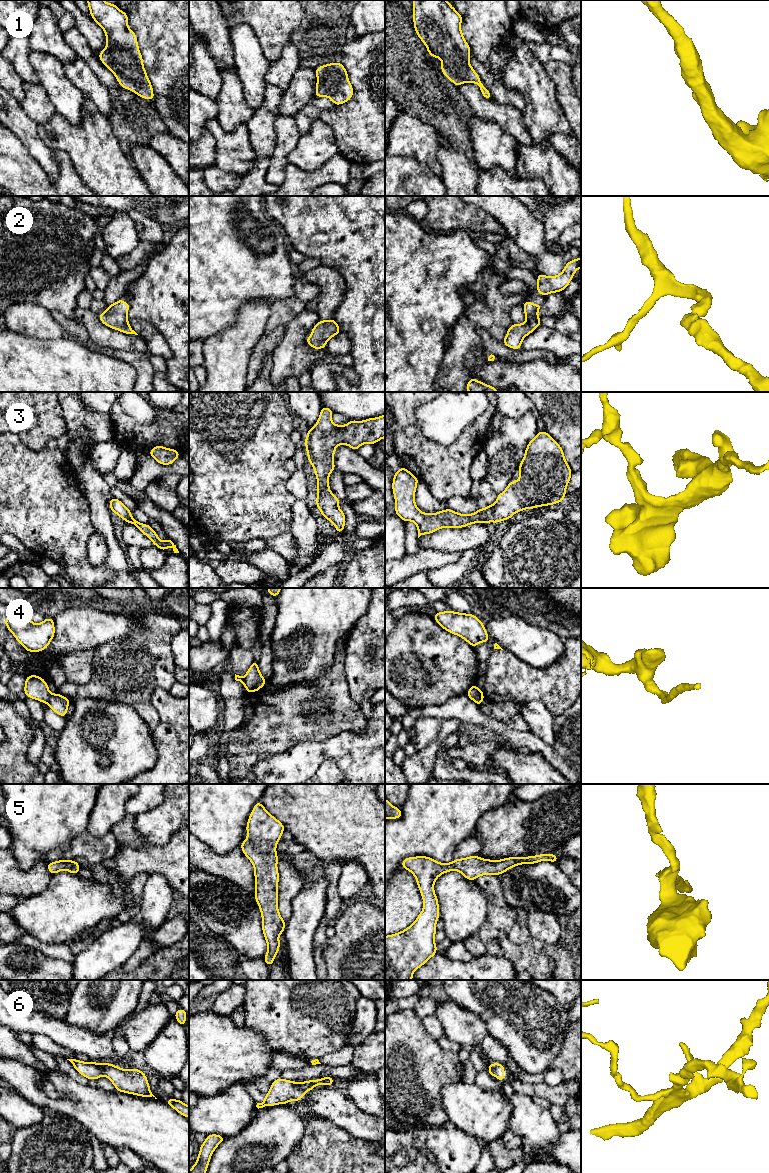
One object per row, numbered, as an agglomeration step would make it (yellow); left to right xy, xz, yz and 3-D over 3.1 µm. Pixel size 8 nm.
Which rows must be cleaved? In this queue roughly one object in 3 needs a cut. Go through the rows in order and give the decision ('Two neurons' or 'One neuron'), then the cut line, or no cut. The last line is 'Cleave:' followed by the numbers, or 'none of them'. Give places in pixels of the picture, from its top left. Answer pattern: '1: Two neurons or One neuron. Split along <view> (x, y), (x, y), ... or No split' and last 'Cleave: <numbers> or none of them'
1: One neuron. No split
2: One neuron. No split
3: One neuron. No split
4: Two neurons. Split along xy (51, 694), (46, 702)
5: One neuron. No split
6: One neuron. No split
Cleave: 4

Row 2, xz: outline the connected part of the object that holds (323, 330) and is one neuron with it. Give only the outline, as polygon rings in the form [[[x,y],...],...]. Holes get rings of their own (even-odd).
[[[334,319],[318,321],[306,343],[313,349],[324,349],[327,341],[340,332],[339,325]]]

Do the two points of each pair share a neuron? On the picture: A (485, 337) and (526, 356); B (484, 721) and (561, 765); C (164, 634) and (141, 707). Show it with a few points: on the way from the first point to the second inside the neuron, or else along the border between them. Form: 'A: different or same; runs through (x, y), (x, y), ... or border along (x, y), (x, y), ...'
A: same; runs through (495, 347), (516, 356)
B: same; runs through (503, 730), (512, 737), (525, 738), (542, 747)
C: same; runs through (149, 652), (146, 689)

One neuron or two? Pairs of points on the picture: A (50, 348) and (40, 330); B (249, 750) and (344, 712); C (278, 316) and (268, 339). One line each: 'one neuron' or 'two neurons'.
A: two neurons
B: one neuron
C: two neurons

